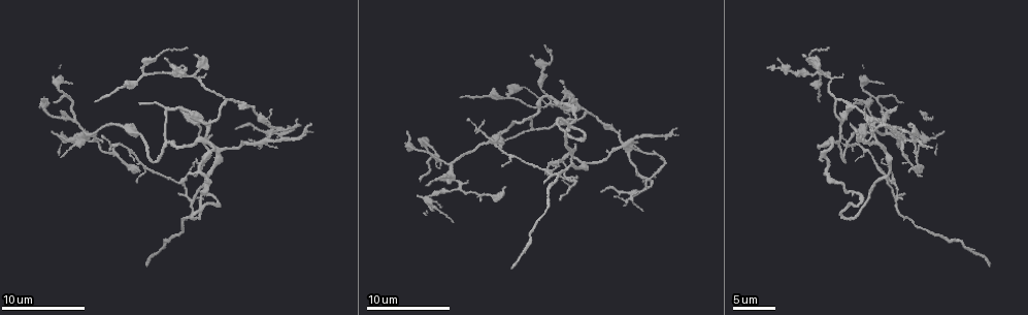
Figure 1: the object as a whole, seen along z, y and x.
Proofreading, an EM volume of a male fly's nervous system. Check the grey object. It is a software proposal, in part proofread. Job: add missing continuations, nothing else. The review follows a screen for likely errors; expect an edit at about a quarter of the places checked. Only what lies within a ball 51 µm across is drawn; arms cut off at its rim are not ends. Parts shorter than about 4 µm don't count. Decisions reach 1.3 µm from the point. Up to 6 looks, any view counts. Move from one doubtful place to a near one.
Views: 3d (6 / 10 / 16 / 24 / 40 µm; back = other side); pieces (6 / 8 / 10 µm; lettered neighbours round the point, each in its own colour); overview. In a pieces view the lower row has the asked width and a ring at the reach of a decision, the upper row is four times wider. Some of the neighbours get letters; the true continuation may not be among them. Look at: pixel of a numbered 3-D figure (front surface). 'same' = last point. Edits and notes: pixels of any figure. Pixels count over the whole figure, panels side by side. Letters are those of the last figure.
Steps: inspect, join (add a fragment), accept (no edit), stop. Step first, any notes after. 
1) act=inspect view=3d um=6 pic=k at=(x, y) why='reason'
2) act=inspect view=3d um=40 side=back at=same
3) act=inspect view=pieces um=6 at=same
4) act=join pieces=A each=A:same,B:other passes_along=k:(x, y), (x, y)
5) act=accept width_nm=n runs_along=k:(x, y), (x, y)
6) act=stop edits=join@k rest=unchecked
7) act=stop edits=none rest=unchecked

act=inspect view=pieces um=10 pic=1 at=(310, 125) why='branch stops here'

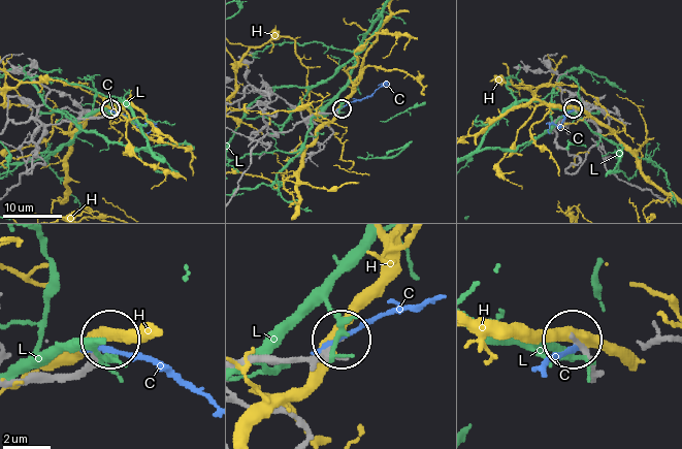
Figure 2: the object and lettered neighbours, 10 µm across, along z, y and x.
act=accept each=C:other,H:other,L:other runs_along=2:(595, 380), (588, 354), (574, 339) found='no lettered fragment goes on from it'

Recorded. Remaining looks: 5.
act=inspect view=pieces um=10 pic=1 at=(507, 138) why='tapers out'

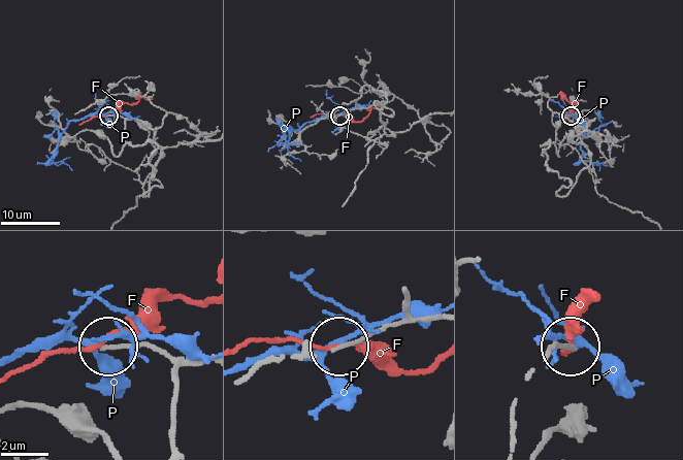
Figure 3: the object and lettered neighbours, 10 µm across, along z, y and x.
act=accept each=F:other,P:other runs_along=3:(175, 397), (175, 375), (164, 358), (140, 346), (112, 346) found='none of them fits'

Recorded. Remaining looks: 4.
act=inspect view=3d um=6 pic=1 at=(462, 97) why='an open end'

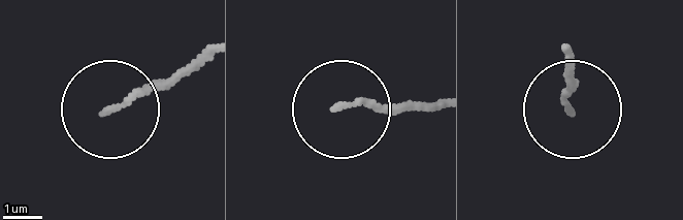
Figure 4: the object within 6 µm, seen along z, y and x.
act=inspect view=pieces um=10 pic=4 at=(107, 111) why='see the neighbours'

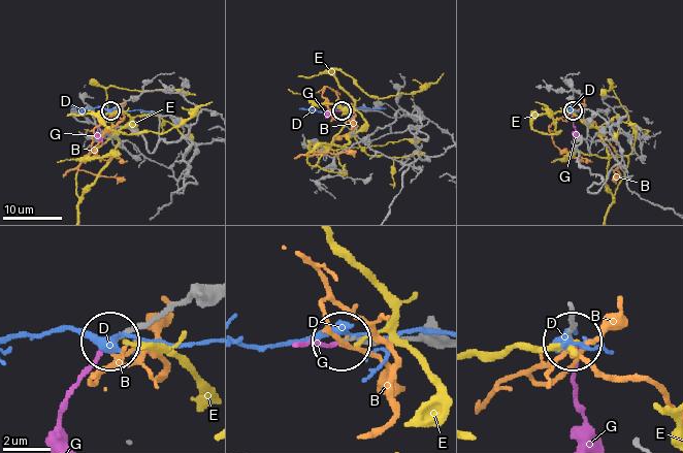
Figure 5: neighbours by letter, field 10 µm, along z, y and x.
act=join pieces=G each=B:other,D:other,E:other,G:same found='it goes on there'

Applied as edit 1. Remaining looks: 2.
act=stop edits=join@5 rest=unchecked

